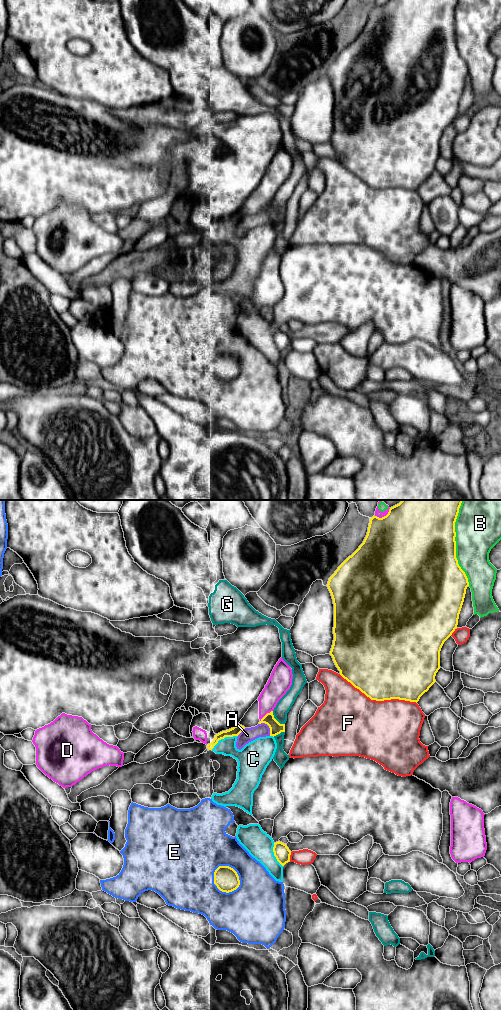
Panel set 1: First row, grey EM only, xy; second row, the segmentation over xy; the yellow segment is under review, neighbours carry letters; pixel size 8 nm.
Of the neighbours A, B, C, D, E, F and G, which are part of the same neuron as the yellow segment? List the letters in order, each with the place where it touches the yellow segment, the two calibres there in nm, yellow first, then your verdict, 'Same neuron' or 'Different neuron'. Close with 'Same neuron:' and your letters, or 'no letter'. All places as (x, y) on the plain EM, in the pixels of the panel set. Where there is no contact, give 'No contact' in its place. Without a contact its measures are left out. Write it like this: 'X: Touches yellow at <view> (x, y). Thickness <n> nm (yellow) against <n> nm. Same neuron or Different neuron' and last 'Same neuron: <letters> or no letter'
A: Touches yellow at xy (268, 213). Thickness 100 nm (yellow) against 120 nm. Different neuron
B: Touches yellow at xy (455, 37). Thickness 500 nm (yellow) against 340 nm. Different neuron
C: Touches yellow at xy (223, 226). Thickness 80 nm (yellow) against 170 nm. Different neuron
D: Touches yellow at xy (265, 203). Thickness 100 nm (yellow) against 170 nm. Different neuron
E: Touches yellow at xy (236, 361). Thickness 200 nm (yellow) against 360 nm. Different neuron
F: Touches yellow at xy (378, 188). Thickness 480 nm (yellow) against 480 nm. Different neuron
G: Touches yellow at xy (275, 207). Thickness 100 nm (yellow) against 110 nm. Different neuron
Same neuron: no letter

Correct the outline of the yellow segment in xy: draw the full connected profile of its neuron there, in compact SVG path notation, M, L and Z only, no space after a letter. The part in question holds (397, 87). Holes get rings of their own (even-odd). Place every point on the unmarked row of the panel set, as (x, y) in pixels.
M388 0L388 2L382 6L373 4L370 6L370 11L368 15L367 23L363 31L359 36L349 44L335 59L335 61L329 66L327 75L331 81L333 92L334 92L334 115L333 122L334 128L333 133L330 139L330 143L333 146L333 149L340 159L340 163L350 170L355 176L359 177L371 188L384 189L391 187L399 187L410 190L418 190L420 185L429 178L429 176L436 170L435 164L438 158L440 157L440 139L444 130L452 123L458 113L459 102L464 90L466 77L469 74L468 66L465 60L461 57L456 46L456 20L455 20L455 10L459 0Z

